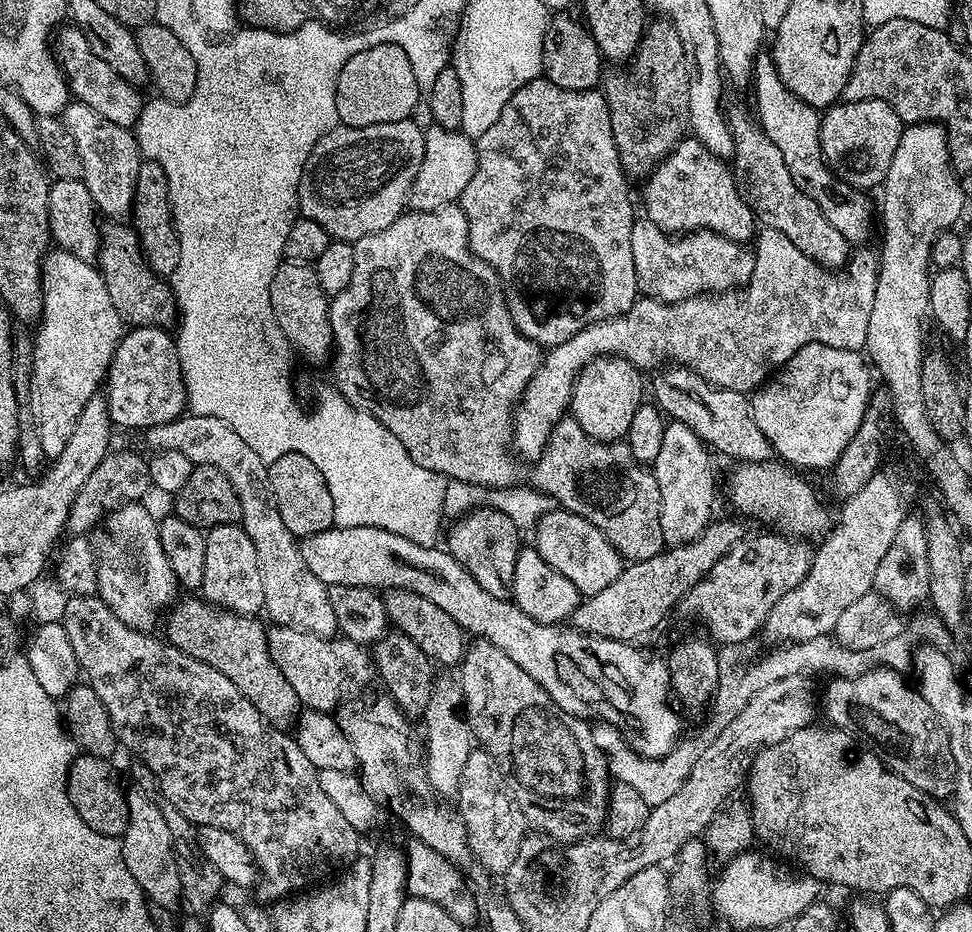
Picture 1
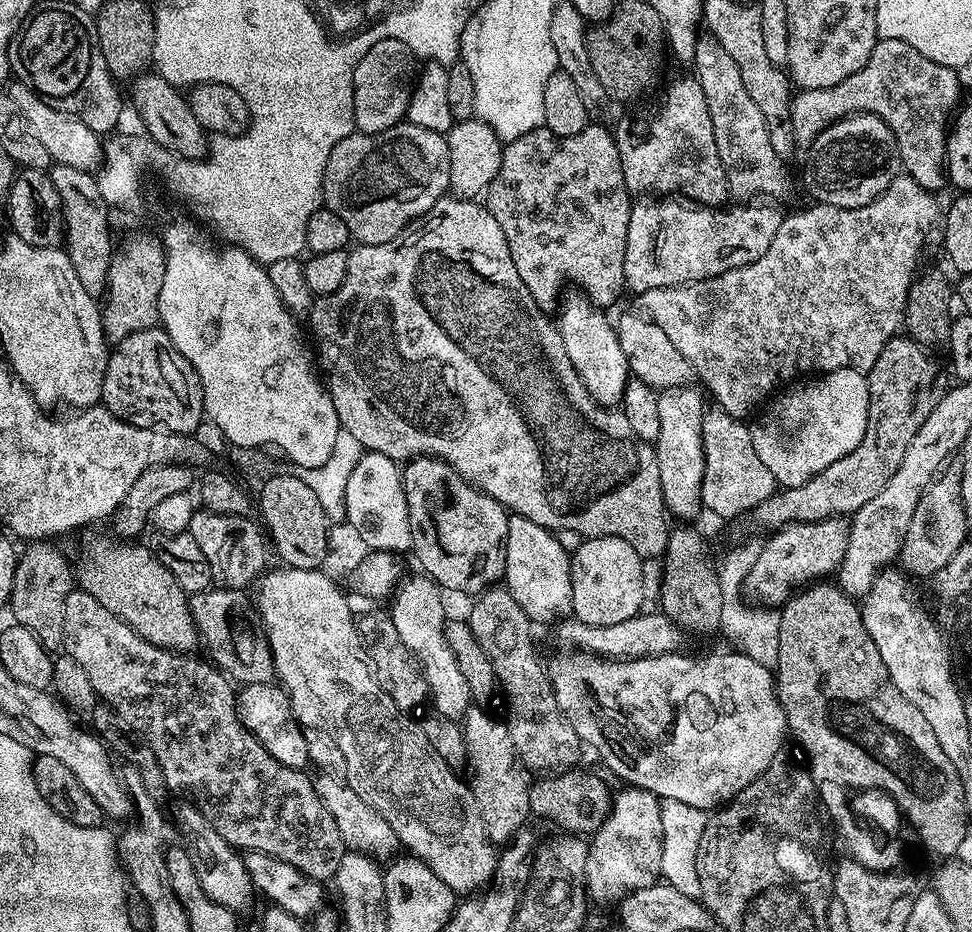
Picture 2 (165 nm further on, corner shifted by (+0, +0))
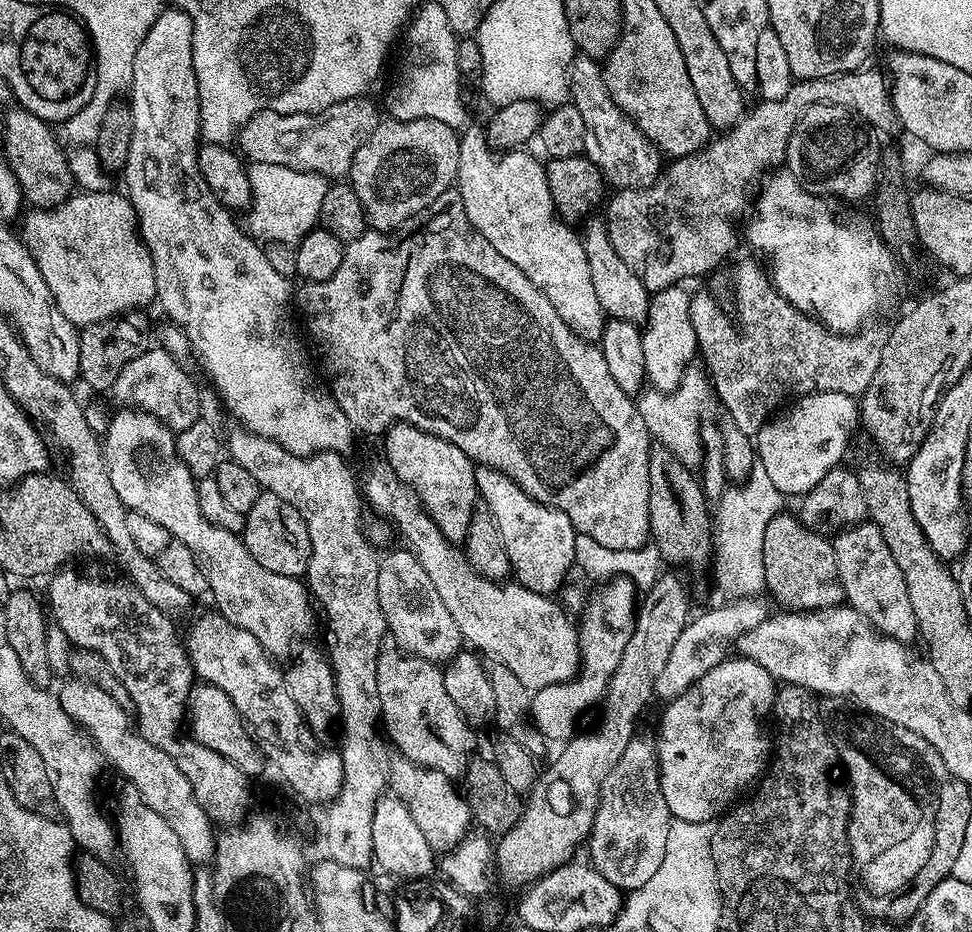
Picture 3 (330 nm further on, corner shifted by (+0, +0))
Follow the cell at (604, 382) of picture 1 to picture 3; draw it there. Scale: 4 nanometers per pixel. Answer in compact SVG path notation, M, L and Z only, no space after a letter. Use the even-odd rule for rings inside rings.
M465 127L460 136L458 170L454 185L462 194L466 218L470 218L474 230L478 230L478 234L482 234L482 238L486 238L490 246L494 246L494 250L502 254L502 258L514 262L514 266L518 266L518 270L522 270L522 274L526 274L526 278L530 278L530 282L534 282L534 286L538 286L538 290L542 290L542 294L550 298L550 306L558 310L562 322L566 322L566 326L570 326L574 334L589 342L599 341L604 332L606 317L598 302L598 294L594 294L584 242L577 233L575 236L564 225L567 223L556 211L545 165L539 164L528 150L493 150L486 139L485 129L472 127Z

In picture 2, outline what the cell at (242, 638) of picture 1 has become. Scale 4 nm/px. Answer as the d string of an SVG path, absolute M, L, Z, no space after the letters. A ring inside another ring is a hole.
M88 530L83 533L84 536L80 540L80 544L84 549L81 550L80 561L75 561L74 564L74 580L77 585L83 591L89 592L99 604L106 606L106 610L110 610L110 614L119 616L120 619L124 620L129 626L136 631L142 638L146 638L154 646L159 648L170 648L173 652L183 652L185 654L191 653L193 651L192 647L198 644L198 633L196 631L196 621L192 619L192 613L190 611L190 596L189 593L185 592L182 585L174 578L174 574L170 570L166 570L166 566L162 566L162 562L157 558L155 551L151 547L143 548L142 545L136 544L140 542L125 542L115 535L109 534L107 531L104 532L92 532L96 530Z

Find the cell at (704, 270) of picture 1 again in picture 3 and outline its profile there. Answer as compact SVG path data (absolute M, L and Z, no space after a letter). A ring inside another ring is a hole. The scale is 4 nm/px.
M872 66L865 67L858 72L843 72L837 76L830 76L828 78L814 78L813 80L796 80L790 90L786 90L786 94L778 100L764 100L756 109L745 111L744 117L733 124L731 128L721 131L716 139L704 145L700 151L690 154L689 156L678 156L671 161L672 164L663 171L663 174L656 177L651 184L643 185L639 188L621 188L615 193L616 197L612 201L609 199L608 216L606 215L606 223L608 226L608 233L610 234L610 242L614 242L614 250L618 250L618 254L622 258L622 262L626 262L626 266L630 266L630 270L634 270L634 274L638 274L638 278L642 278L642 282L648 287L649 293L661 292L663 288L670 288L679 285L681 282L688 282L691 276L704 276L707 272L712 271L718 267L728 255L736 248L736 236L738 240L738 228L736 232L736 219L740 215L743 217L750 208L750 197L752 192L752 180L759 181L761 179L760 171L763 168L767 170L775 169L777 166L785 163L784 155L786 154L786 146L790 142L790 134L794 134L794 126L798 126L798 122L802 118L802 114L806 114L806 110L815 104L829 104L830 106L838 106L844 108L847 112L858 114L859 119L865 125L871 126L877 133L897 131L898 121L896 118L896 111L892 105L892 93L890 91L889 81L886 79L883 71L875 72Z

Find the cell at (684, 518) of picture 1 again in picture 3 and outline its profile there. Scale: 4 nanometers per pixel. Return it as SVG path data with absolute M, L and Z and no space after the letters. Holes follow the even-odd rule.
M673 286L651 293L648 319L642 325L642 355L646 358L647 383L657 392L670 393L680 385L685 370L697 359L698 345L690 318L692 296L687 287Z

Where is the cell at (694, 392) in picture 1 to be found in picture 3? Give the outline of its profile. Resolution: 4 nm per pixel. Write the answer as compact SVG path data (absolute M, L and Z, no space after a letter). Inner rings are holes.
M588 218L583 221L584 232L582 239L586 250L586 262L590 265L590 279L594 285L594 294L598 294L598 302L602 306L605 317L630 322L631 324L643 325L648 319L650 302L652 297L648 287L622 262L618 250L614 250L614 242L610 242L607 223L603 219L592 220Z

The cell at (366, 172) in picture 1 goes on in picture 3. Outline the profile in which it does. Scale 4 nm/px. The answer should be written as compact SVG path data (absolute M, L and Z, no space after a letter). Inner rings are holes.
M384 118L376 125L370 138L360 148L352 164L350 183L362 202L369 225L378 232L390 232L405 224L414 214L434 202L447 188L456 183L460 136L457 129L446 126L446 122L434 122L430 118L421 120L393 120Z

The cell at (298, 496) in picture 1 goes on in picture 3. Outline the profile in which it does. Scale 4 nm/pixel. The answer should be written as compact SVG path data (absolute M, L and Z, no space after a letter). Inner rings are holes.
M267 490L261 491L258 502L244 517L242 539L246 550L258 562L258 566L266 566L266 570L274 570L274 574L286 574L297 578L303 577L308 570L310 554L310 534L306 530L306 522L290 502L278 498L278 494Z

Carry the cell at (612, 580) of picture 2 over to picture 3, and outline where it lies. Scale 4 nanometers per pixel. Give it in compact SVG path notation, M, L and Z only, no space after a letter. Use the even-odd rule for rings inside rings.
M625 575L605 579L593 590L592 597L584 608L584 618L578 624L582 655L580 671L573 680L535 689L532 694L532 722L545 741L571 740L578 731L576 723L583 718L584 712L603 701L608 683L622 662L622 650L626 650L626 642L630 642L637 611L638 589Z

